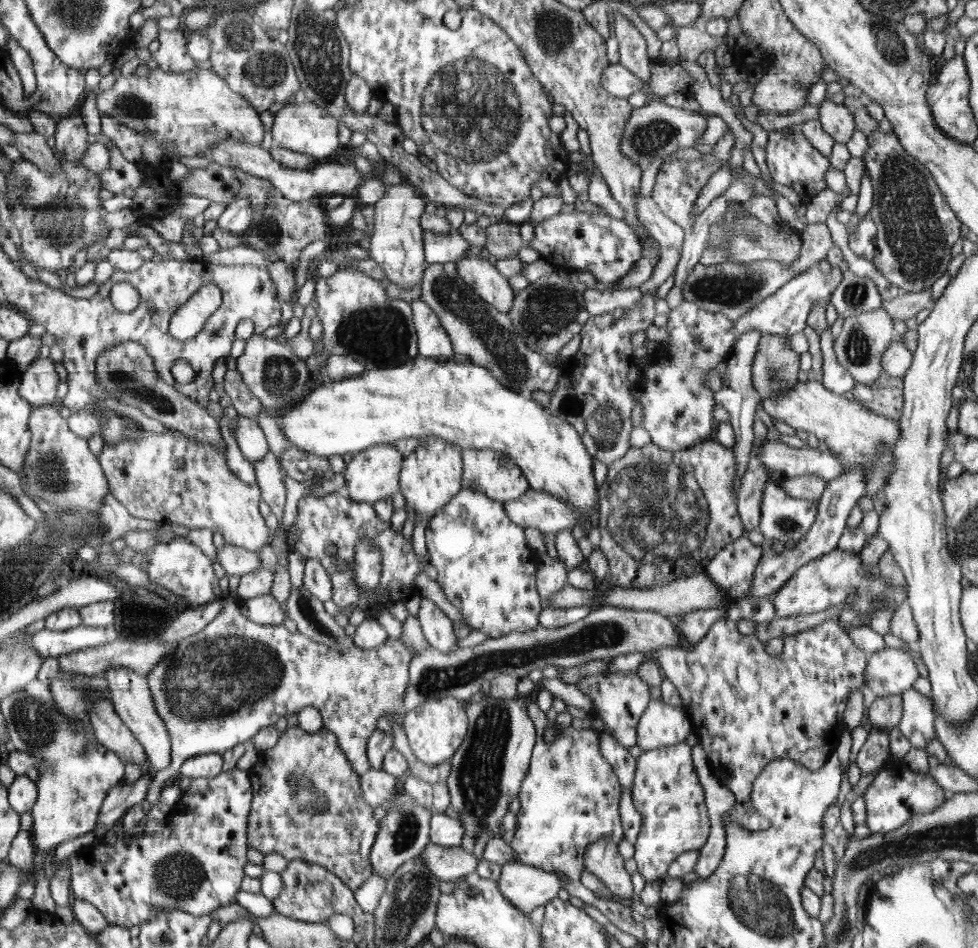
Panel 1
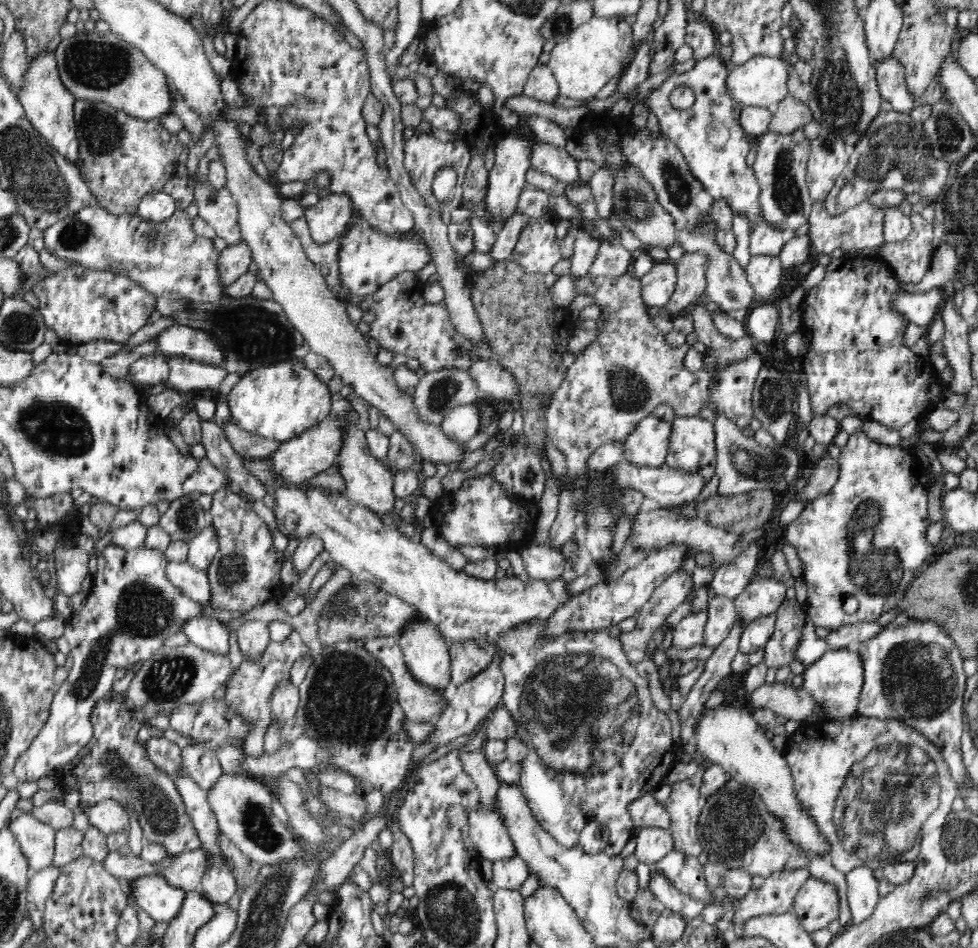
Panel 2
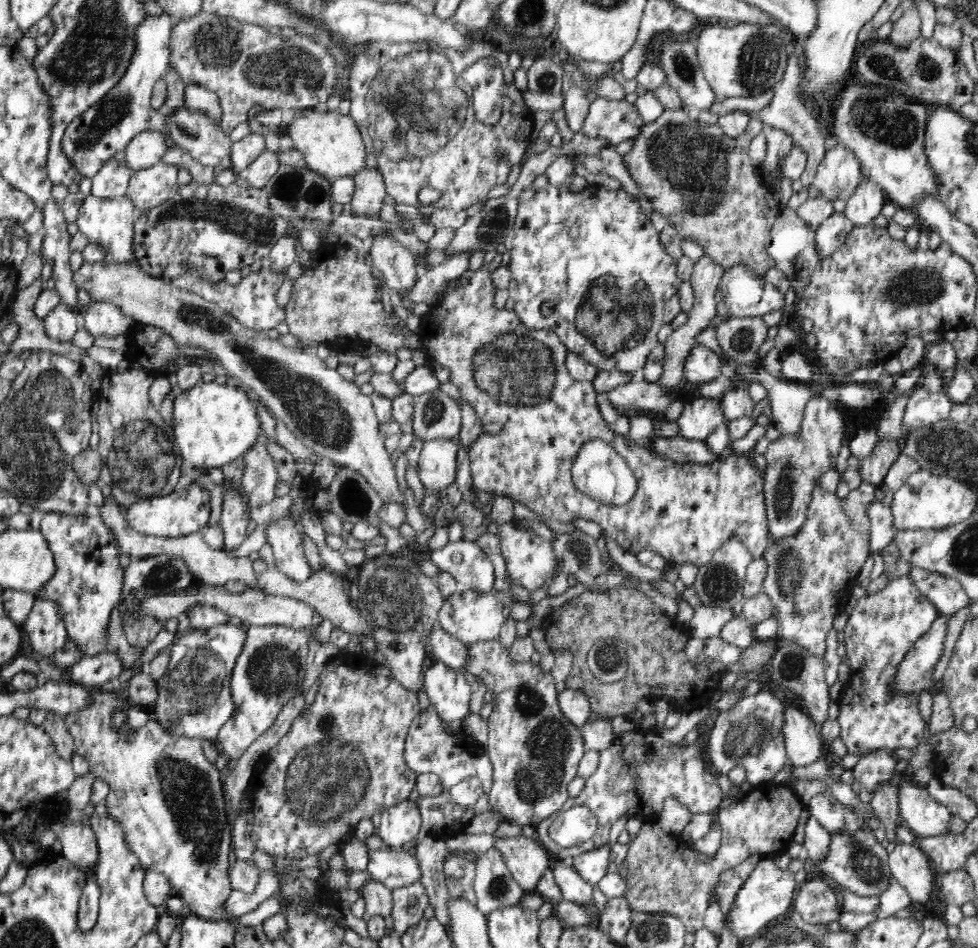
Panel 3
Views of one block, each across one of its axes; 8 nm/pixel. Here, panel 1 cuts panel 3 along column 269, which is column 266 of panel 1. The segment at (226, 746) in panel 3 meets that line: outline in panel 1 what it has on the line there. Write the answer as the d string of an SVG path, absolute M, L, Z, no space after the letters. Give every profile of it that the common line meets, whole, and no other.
M227 597L220 614L200 632L178 642L168 642L172 654L154 664L147 673L150 690L153 692L157 713L165 721L171 741L171 764L164 770L152 774L147 801L152 807L146 811L142 823L156 820L152 810L160 804L160 792L164 783L170 783L178 775L182 764L192 756L217 753L223 755L237 744L251 741L264 728L274 727L280 718L300 713L302 708L311 706L322 715L323 728L337 738L342 753L348 758L353 772L359 776L370 770L366 744L376 732L378 720L391 714L396 723L403 725L405 711L403 699L409 688L409 665L412 658L408 648L394 637L376 648L362 649L350 645L343 651L312 643L309 636L299 631L290 632L284 624L261 625L241 611L238 604Z

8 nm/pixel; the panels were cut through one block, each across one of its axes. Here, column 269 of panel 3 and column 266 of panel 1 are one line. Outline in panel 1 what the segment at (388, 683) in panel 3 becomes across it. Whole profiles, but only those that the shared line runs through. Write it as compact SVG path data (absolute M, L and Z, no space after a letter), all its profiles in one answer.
M298 725L296 727L292 726L288 727L286 734L279 738L273 750L260 751L258 752L258 756L258 761L250 770L250 780L253 781L253 788L256 790L256 794L252 802L253 806L249 812L249 832L247 833L249 846L262 852L264 855L268 853L278 853L289 861L302 859L322 865L330 869L330 871L337 873L351 889L355 891L358 890L358 888L373 875L372 863L370 863L370 852L373 848L374 838L377 838L376 832L378 832L379 820L374 820L374 816L372 816L372 806L368 806L366 800L362 798L362 786L360 785L359 775L353 772L353 766L350 765L348 758L342 753L337 738L334 737L332 732L324 728L314 734L308 734L308 732L302 730Z

